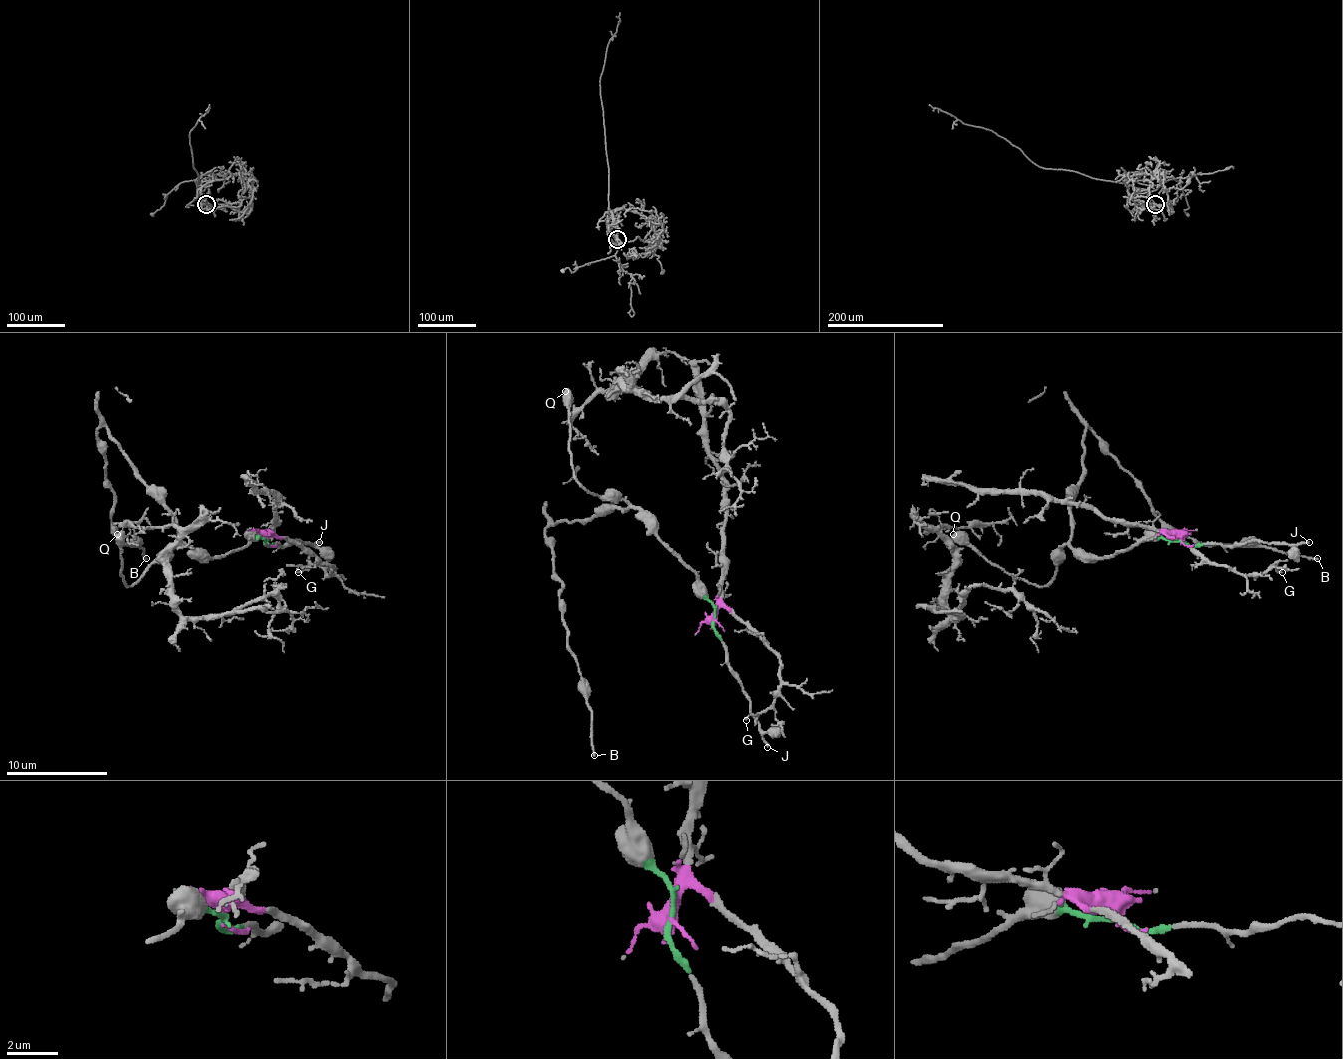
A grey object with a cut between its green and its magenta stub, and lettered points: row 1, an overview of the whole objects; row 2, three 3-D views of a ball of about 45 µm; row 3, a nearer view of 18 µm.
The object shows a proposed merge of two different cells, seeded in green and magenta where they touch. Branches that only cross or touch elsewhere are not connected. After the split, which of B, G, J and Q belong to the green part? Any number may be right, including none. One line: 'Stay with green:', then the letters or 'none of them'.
Stay with green: B, J, Q

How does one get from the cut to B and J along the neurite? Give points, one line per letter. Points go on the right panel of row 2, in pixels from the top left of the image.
B: (1181, 541), (1143, 538), (1107, 556), (1069, 543), (1069, 495), (1082, 477), (1087, 427), (1178, 533), (1318, 559)
J: (1181, 541), (1196, 546), (1204, 543), (1229, 546), (1250, 541), (1277, 543), (1308, 541)

